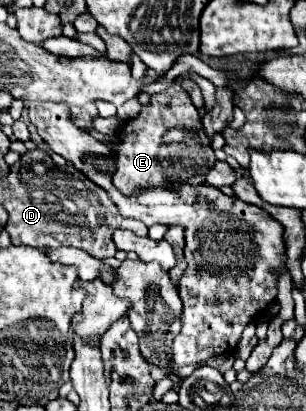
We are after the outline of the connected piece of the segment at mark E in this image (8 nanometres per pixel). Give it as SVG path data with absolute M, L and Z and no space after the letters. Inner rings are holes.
M175 81L171 85L169 91L163 93L155 93L151 95L147 105L141 105L141 113L135 119L129 119L123 129L121 129L121 147L117 149L117 173L113 175L113 185L125 195L125 197L133 197L135 193L143 191L143 189L155 189L155 187L169 187L169 189L177 189L185 183L191 185L203 185L205 183L205 175L209 173L209 169L215 163L215 153L211 149L211 140L203 133L201 127L201 115L195 109L195 105L191 103L191 99L183 93L181 81ZM171 131L177 133L191 133L197 141L167 141L163 135L171 135Z

